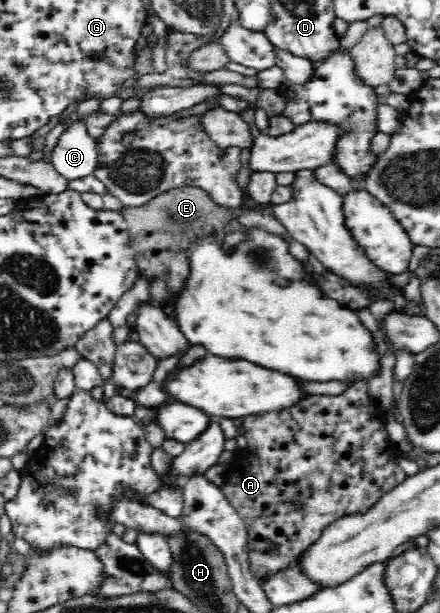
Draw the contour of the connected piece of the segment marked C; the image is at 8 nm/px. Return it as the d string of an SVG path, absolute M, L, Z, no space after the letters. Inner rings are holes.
M84 118L72 123L51 152L55 170L68 181L93 175L97 160L96 138L89 135Z

